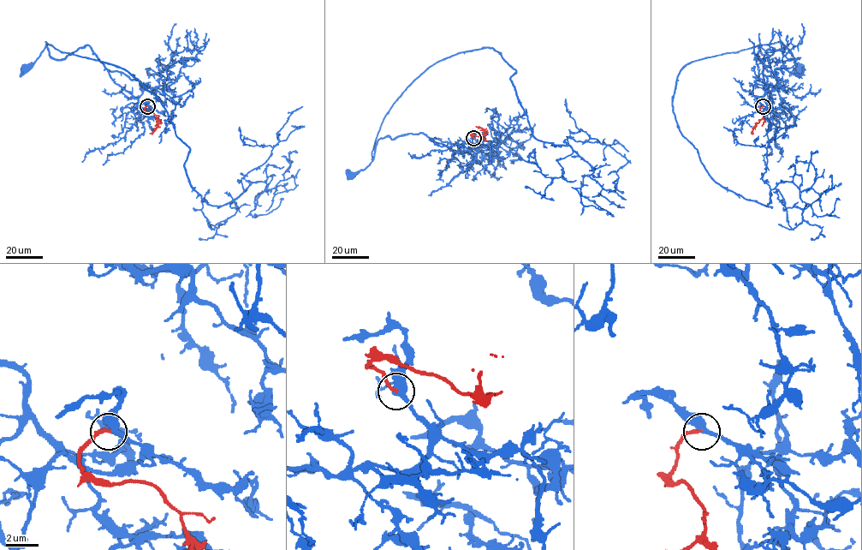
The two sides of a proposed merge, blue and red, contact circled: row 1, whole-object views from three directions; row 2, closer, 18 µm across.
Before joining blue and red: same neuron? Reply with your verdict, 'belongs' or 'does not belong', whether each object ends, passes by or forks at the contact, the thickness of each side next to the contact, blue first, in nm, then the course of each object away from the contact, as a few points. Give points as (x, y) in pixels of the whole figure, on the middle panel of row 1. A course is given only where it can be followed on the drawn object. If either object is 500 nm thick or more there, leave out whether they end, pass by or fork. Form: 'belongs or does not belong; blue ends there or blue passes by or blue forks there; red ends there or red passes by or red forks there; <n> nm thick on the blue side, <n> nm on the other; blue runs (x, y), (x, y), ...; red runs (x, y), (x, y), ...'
belongs; blue passes by; red ends there; 320 nm thick on the blue side, 200 nm on the other; blue runs (474, 138), (477, 145), (466, 147), (430, 139), (424, 133), (381, 137), (371, 161), (350, 175); red runs (473, 138), (470, 135), (483, 137), (484, 130), (476, 126)

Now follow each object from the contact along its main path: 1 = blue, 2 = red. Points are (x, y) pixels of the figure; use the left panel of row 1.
1: (148, 105), (151, 109), (145, 110), (116, 84), (87, 45), (62, 59), (51, 57), (45, 47), (24, 68)
2: (147, 105), (145, 110), (155, 115), (157, 126), (150, 133)

